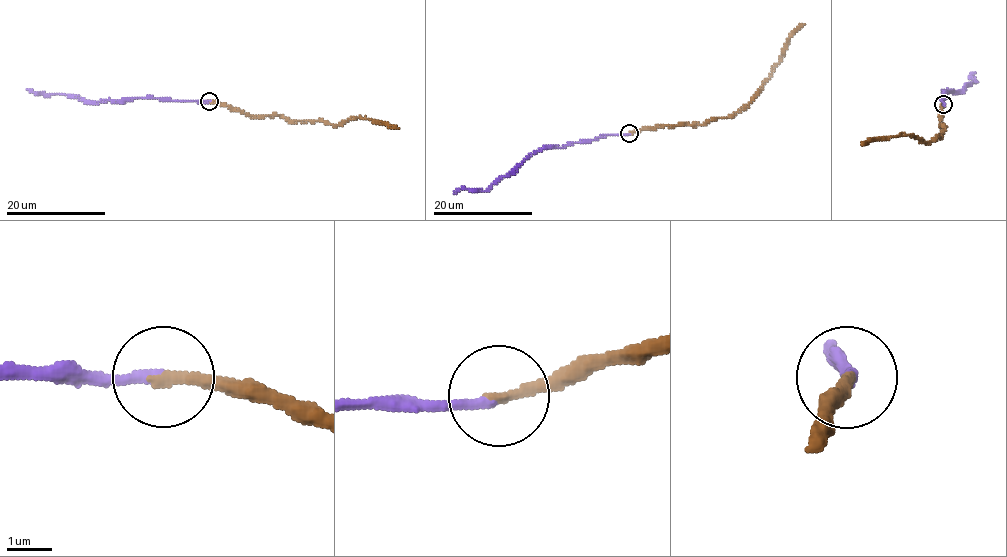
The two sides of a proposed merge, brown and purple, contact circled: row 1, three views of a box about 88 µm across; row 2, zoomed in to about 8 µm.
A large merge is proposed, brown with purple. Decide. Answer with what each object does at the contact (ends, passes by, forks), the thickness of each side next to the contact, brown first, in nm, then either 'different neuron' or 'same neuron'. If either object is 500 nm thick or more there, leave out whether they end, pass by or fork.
brown ends; purple ends; calibres 280 and 240 nm; same neuron

